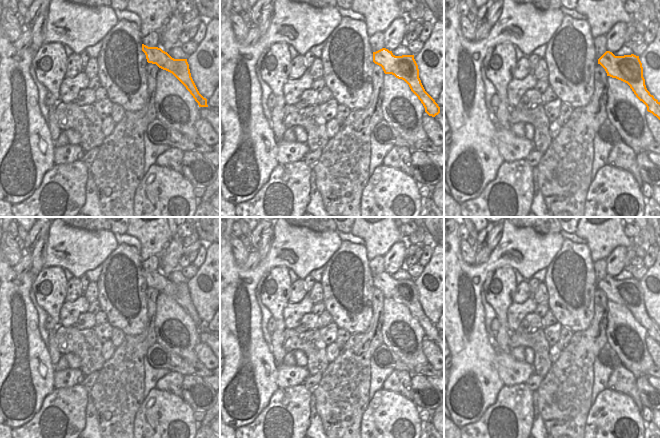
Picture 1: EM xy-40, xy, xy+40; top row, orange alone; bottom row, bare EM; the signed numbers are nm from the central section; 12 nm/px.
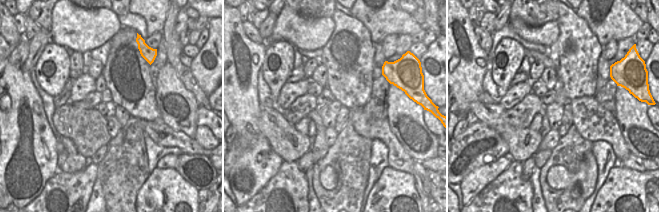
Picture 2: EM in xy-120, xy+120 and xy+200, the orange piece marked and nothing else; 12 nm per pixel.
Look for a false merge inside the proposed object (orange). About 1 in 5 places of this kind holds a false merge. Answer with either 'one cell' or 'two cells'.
one cell

